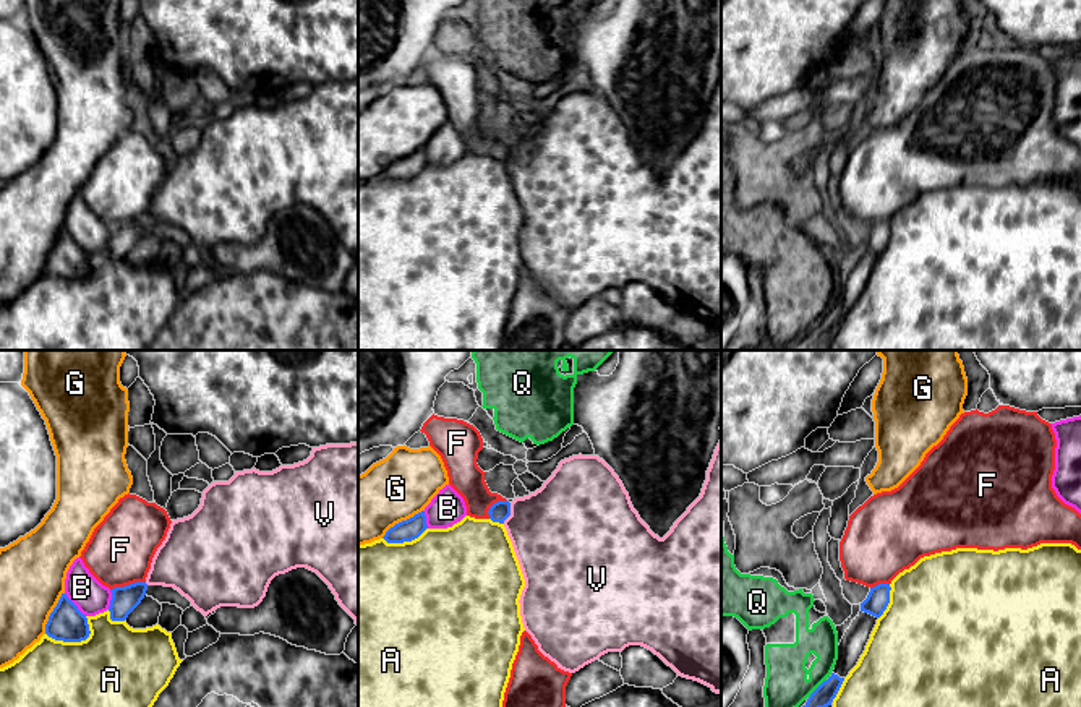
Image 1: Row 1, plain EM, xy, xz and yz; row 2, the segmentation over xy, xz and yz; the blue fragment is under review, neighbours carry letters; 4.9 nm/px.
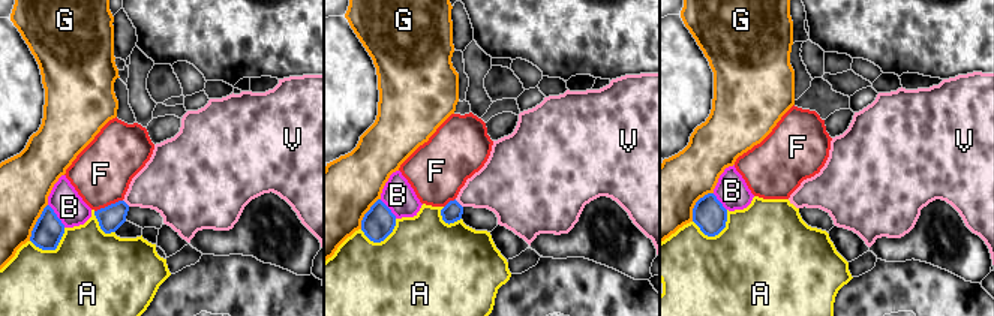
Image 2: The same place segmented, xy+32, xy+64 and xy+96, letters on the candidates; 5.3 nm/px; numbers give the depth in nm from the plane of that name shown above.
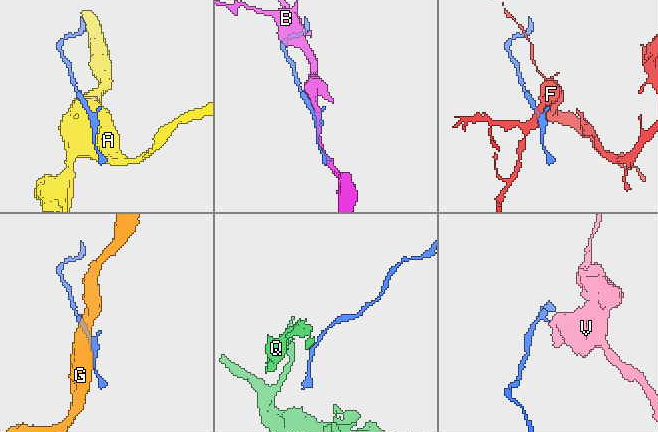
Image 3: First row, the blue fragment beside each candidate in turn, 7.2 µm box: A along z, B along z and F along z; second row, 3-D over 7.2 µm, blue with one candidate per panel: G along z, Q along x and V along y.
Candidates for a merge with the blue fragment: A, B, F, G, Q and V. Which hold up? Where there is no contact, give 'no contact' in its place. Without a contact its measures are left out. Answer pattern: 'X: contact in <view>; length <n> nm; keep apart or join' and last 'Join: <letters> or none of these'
A: contact in xy; length 240 nm; keep apart
B: contact in xy; length 160 nm; keep apart
F: contact in xy; length 180 nm; keep apart
G: contact in xz; length 260 nm; keep apart
Q: contact in yz; length 160 nm; keep apart
V: contact in xz; length 110 nm; keep apart
Join: none of these

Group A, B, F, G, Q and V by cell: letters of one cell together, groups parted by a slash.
A / B / F / G / Q / V

